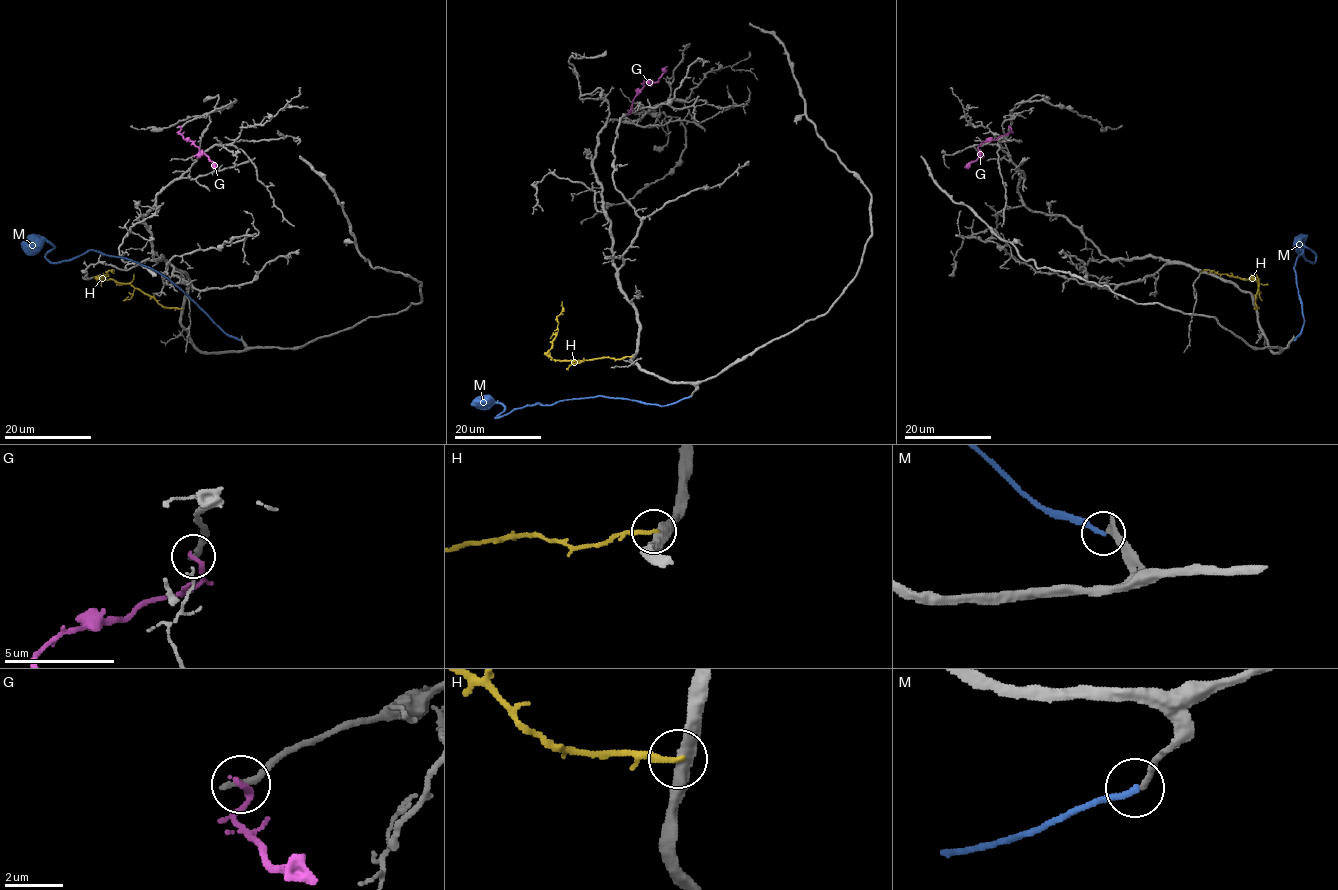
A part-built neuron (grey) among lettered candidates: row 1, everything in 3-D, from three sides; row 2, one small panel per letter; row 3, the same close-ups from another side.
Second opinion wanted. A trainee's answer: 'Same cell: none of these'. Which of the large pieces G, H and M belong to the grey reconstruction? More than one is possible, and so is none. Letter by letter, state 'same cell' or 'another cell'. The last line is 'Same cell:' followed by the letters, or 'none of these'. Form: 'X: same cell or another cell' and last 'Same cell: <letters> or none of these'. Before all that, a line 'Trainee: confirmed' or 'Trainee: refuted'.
Trainee: confirmed
G: another cell
H: another cell
M: another cell
Same cell: none of these

